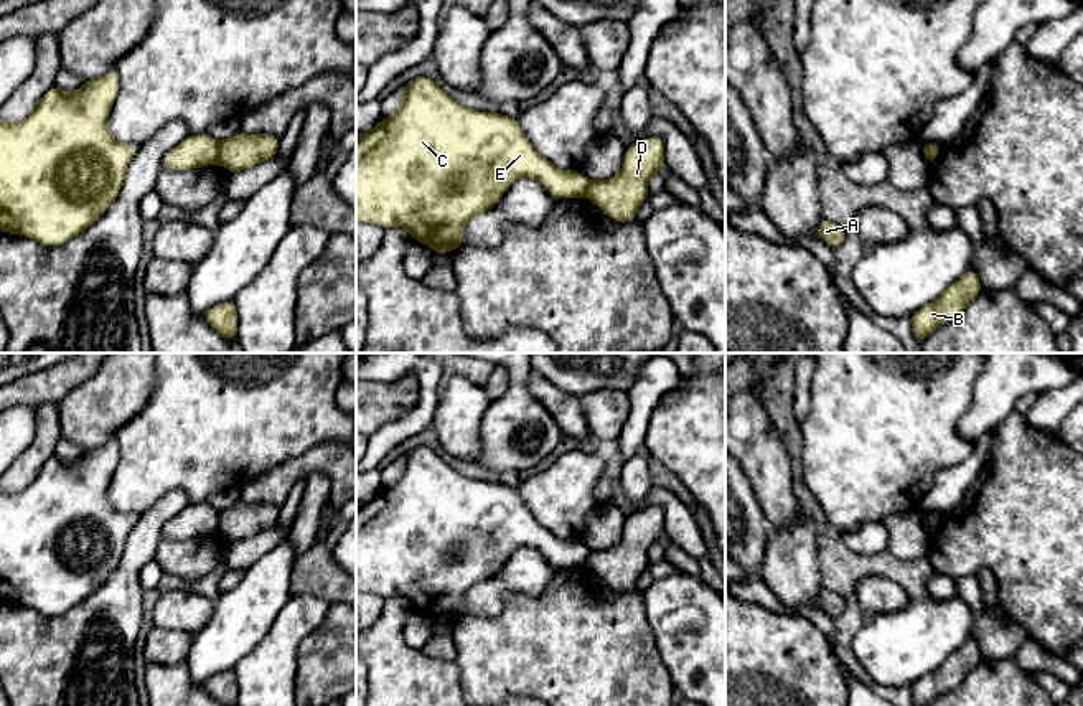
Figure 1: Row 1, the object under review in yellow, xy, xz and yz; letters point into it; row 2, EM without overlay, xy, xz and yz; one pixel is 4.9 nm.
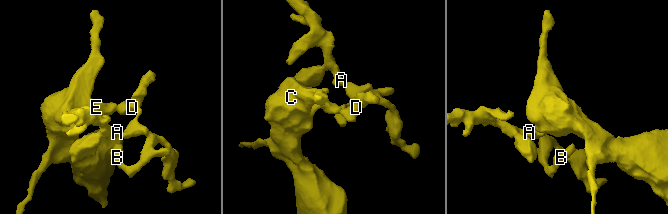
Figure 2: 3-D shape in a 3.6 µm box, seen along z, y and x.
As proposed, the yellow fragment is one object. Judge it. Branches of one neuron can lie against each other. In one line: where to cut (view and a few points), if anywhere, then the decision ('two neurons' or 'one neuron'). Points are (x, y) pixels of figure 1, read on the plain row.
cut xy (220, 513), (216, 531); two neurons

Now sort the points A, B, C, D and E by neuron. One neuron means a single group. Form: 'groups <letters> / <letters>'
groups A B D / C E

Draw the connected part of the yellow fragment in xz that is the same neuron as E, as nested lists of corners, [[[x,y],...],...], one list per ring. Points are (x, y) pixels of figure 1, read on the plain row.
[[[419,445],[404,455],[402,477],[356,508],[356,591],[374,592],[384,599],[401,595],[415,612],[432,617],[438,625],[447,625],[463,615],[463,595],[473,586],[493,579],[506,558],[523,546],[537,549],[556,569],[585,566],[590,554],[582,541],[560,539],[542,526],[524,506],[518,488],[466,478],[438,452]]]

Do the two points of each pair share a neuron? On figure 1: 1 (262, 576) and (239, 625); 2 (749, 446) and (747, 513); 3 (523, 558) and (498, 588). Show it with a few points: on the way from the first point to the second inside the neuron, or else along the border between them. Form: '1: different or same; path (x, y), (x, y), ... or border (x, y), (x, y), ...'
1: same; path (262, 588), (246, 614)
2: different; border (742, 465), (754, 495), (767, 515)
3: same; path (521, 564), (505, 581)

